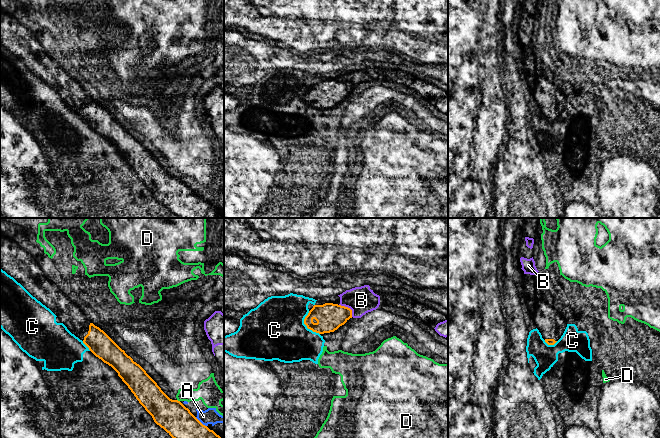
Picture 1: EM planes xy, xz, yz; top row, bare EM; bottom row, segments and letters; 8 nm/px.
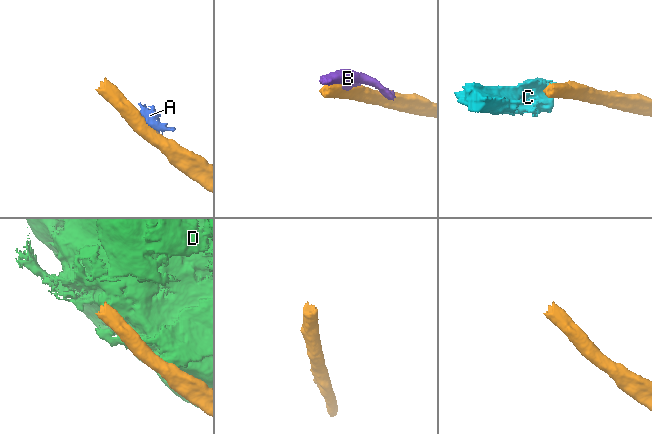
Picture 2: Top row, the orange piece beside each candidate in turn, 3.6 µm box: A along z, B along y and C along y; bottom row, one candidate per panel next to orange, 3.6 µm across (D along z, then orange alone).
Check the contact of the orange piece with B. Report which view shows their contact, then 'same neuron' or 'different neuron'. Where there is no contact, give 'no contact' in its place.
xz | different neuron

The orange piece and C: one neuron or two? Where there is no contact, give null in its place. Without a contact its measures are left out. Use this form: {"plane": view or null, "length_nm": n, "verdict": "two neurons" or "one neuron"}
{"plane": "xz", "length_nm": 220, "verdict": "two neurons"}

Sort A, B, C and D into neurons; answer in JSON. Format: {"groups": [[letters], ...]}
{"groups": [["A", "B"], ["C"], ["D"]]}

